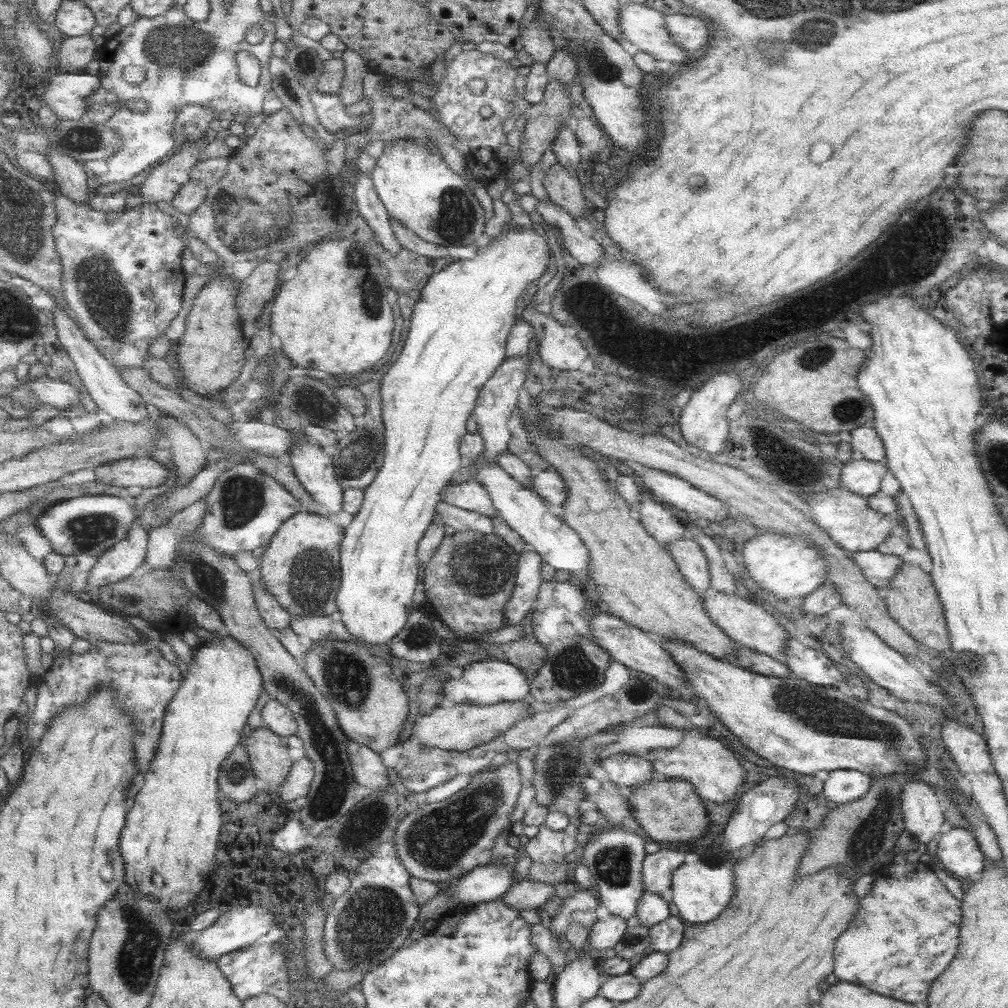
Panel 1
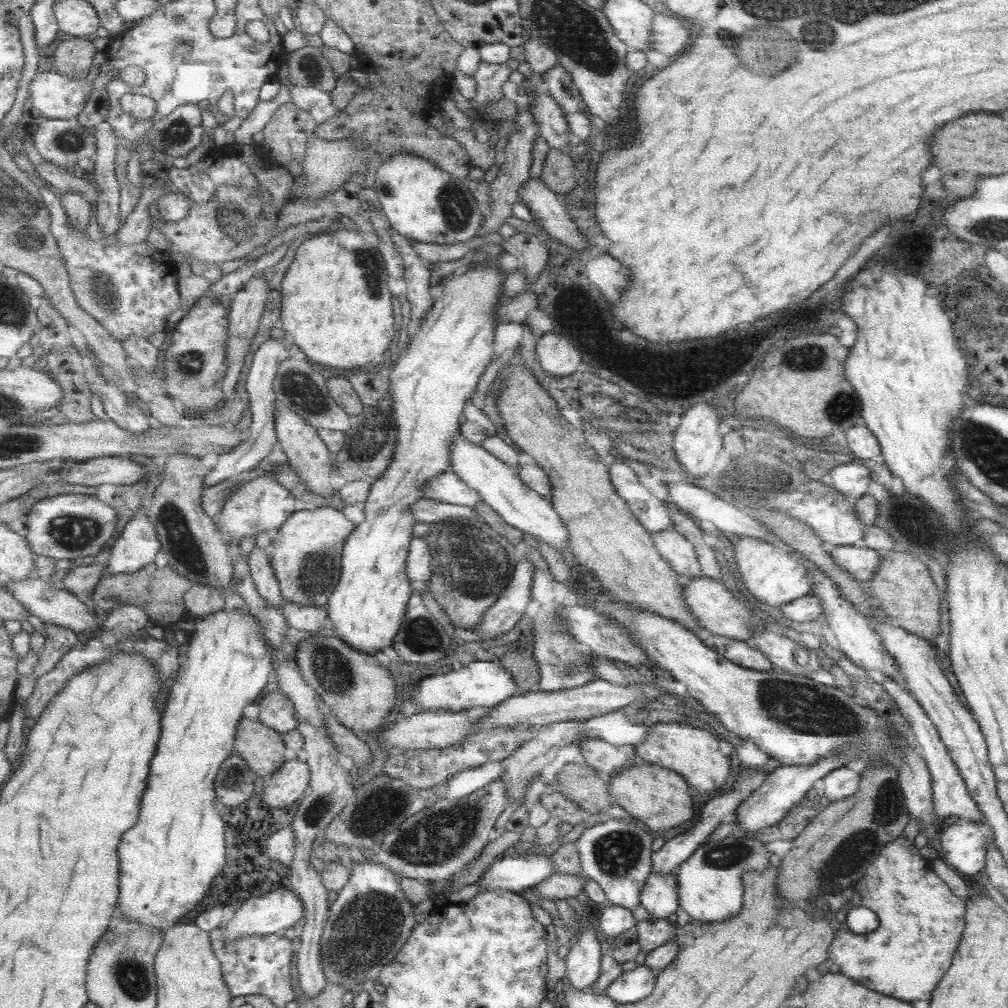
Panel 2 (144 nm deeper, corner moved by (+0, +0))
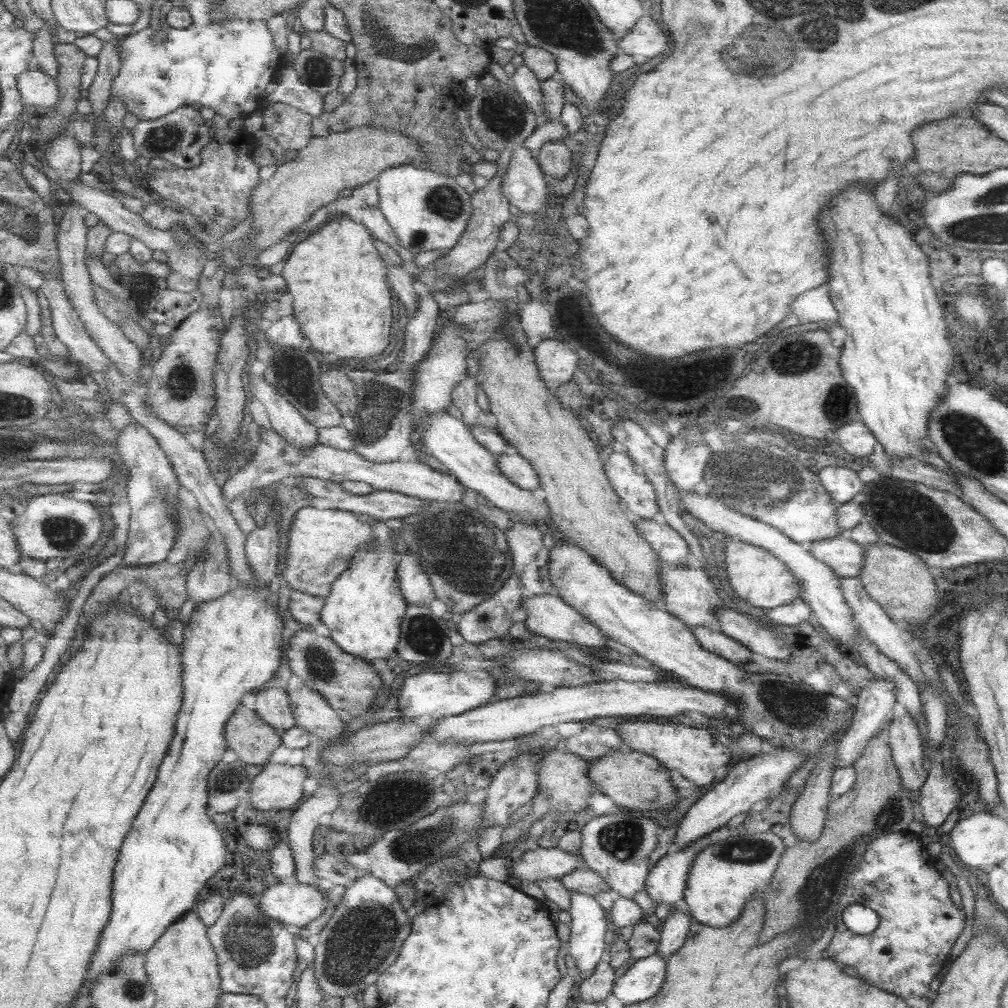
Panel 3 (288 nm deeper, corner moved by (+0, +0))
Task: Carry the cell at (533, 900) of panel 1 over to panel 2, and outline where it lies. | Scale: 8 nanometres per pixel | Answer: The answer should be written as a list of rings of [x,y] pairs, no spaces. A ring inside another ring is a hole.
[[[559,874],[559,876],[551,876],[543,884],[531,888],[531,892],[537,898],[545,898],[551,902],[565,900],[565,898],[577,898],[579,894],[585,894],[585,880],[587,878],[581,878],[581,876]]]

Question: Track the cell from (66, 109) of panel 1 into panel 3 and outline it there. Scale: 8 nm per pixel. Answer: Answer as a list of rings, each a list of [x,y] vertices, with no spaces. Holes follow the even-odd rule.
[[[41,70],[23,72],[19,80],[19,88],[25,106],[37,108],[39,112],[53,112],[55,106],[59,104],[57,80],[53,80]]]

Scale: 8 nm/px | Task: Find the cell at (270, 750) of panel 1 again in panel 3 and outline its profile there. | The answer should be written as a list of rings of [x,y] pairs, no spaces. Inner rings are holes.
[[[239,706],[229,724],[225,726],[227,744],[245,764],[269,764],[275,746],[283,744],[283,736],[275,732],[275,728],[261,718],[255,710],[247,706]]]

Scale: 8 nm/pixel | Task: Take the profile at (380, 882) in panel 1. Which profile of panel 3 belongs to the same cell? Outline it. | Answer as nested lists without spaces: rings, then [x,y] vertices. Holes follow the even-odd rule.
[[[363,874],[349,886],[331,916],[325,930],[319,934],[321,942],[315,956],[315,976],[327,998],[359,996],[371,984],[397,964],[405,938],[413,930],[413,912],[405,910],[391,886],[371,874]]]

